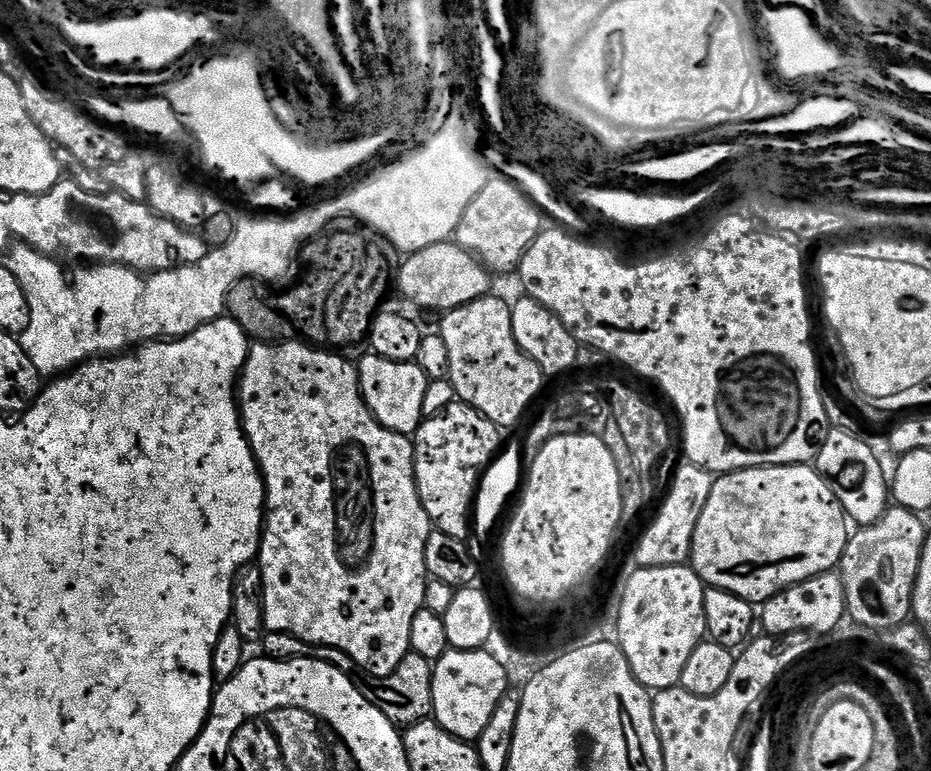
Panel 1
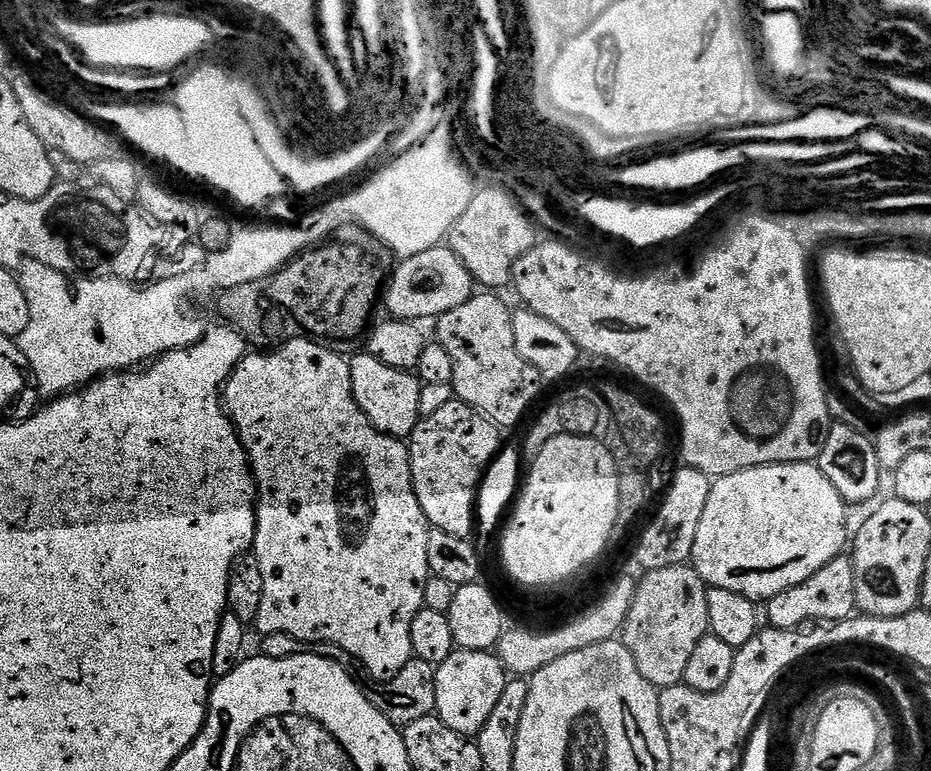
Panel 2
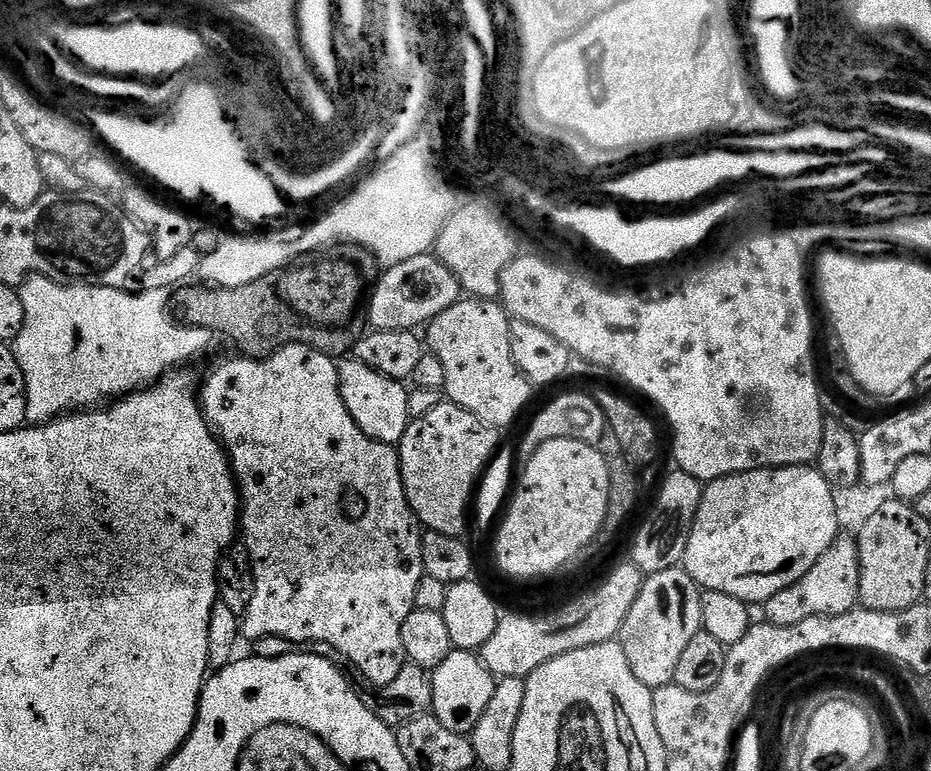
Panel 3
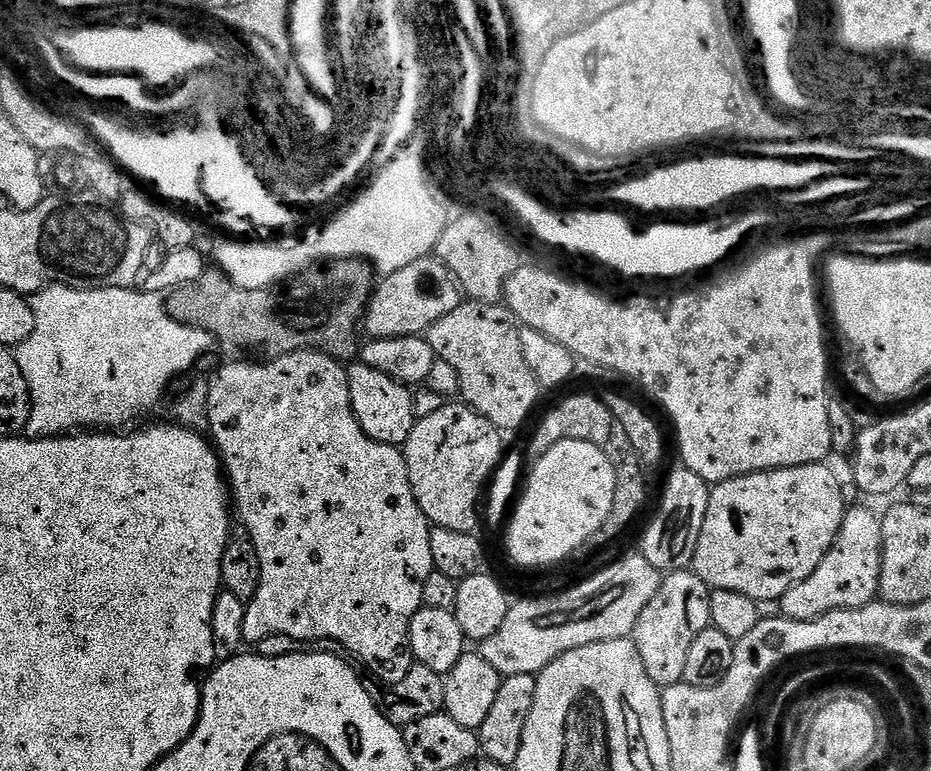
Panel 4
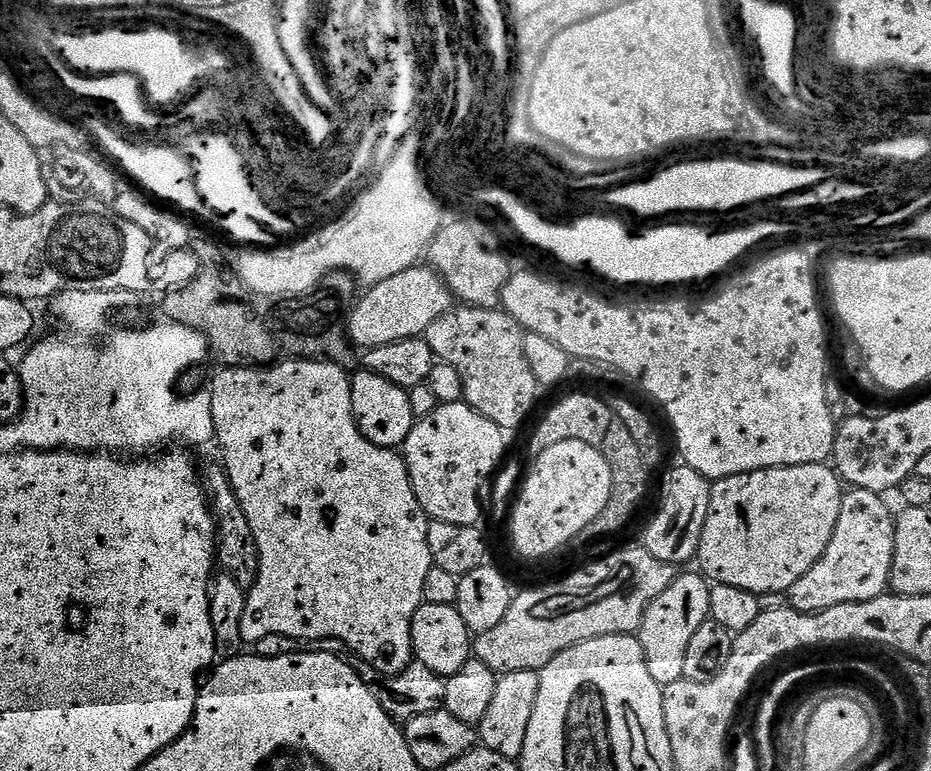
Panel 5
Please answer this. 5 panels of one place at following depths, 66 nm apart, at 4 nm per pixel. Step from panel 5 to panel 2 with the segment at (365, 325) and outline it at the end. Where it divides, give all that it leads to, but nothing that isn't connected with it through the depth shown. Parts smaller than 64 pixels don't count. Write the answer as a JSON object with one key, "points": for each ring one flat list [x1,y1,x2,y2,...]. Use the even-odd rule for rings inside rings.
{"points":[[437,246,431,248,430,250,426,250,422,254,418,254,417,256,410,256,408,257,408,261,402,264,402,266,398,266,394,273,392,273,390,279,387,281,386,284,386,294,388,290,388,312,387,315,389,317,395,318,397,320,411,320,413,322,425,322,424,320,431,321,433,318,439,318,441,316,445,316,447,312,450,310,454,310,454,306,462,306,462,302,466,302,469,300,472,295,474,294,474,281,472,279,472,275,468,273,466,270,466,266,462,261,453,254,451,248,447,246]]}

